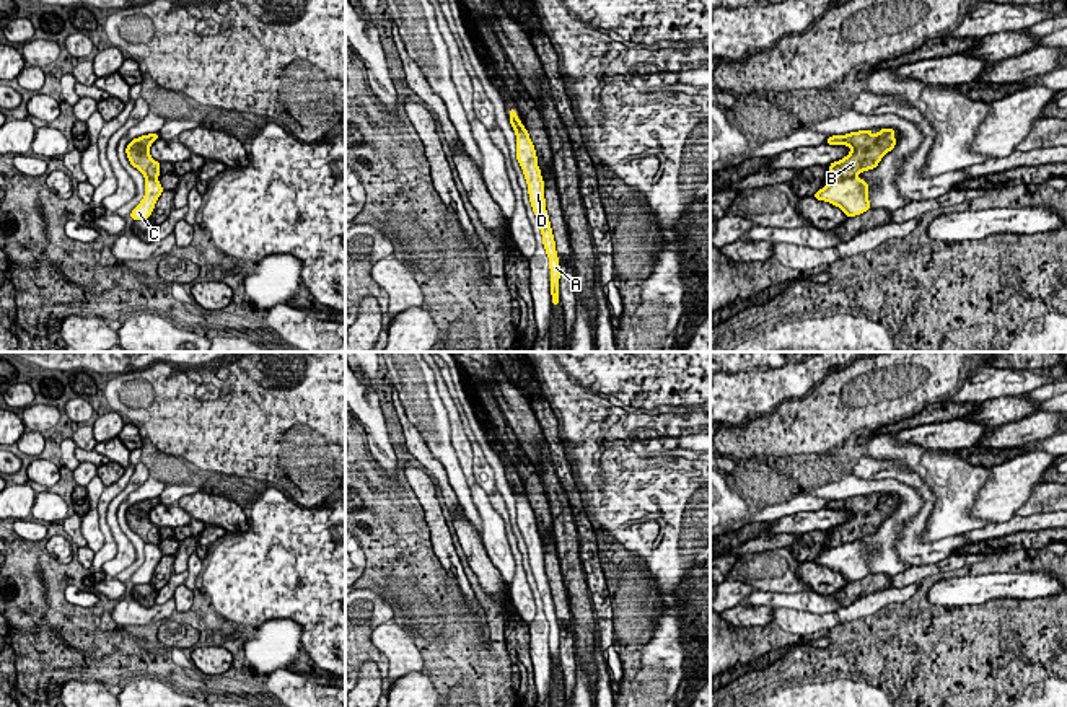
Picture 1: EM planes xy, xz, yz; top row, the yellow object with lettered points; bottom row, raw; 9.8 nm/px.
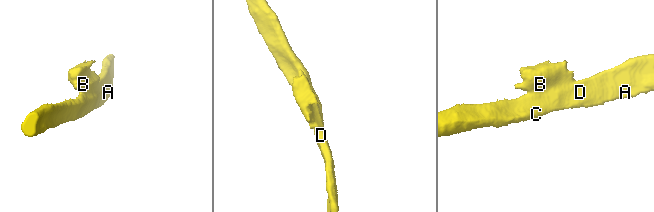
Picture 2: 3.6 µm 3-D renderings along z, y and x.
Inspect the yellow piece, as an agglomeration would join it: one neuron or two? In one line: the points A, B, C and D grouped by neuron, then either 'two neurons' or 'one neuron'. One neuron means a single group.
A C D / B; two neurons

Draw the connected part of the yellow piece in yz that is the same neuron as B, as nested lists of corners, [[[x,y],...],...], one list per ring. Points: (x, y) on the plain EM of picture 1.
[[[872,494],[850,497],[845,500],[831,500],[826,508],[847,510],[850,518],[829,529],[836,542],[855,542],[857,539],[878,531],[881,523],[896,510],[894,494],[881,494],[875,500]]]

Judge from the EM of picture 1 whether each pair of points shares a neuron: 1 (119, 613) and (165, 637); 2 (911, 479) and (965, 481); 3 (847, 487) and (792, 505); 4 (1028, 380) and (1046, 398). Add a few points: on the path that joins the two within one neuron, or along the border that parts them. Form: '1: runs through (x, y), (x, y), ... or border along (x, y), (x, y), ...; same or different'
1: border along (170, 619), (162, 623); different
2: border along (903, 469), (914, 471), (934, 496), (929, 517); different
3: border along (810, 492), (829, 500); different
4: border along (1049, 383), (1018, 395); different

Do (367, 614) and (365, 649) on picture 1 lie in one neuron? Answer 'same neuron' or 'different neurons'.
same neuron

